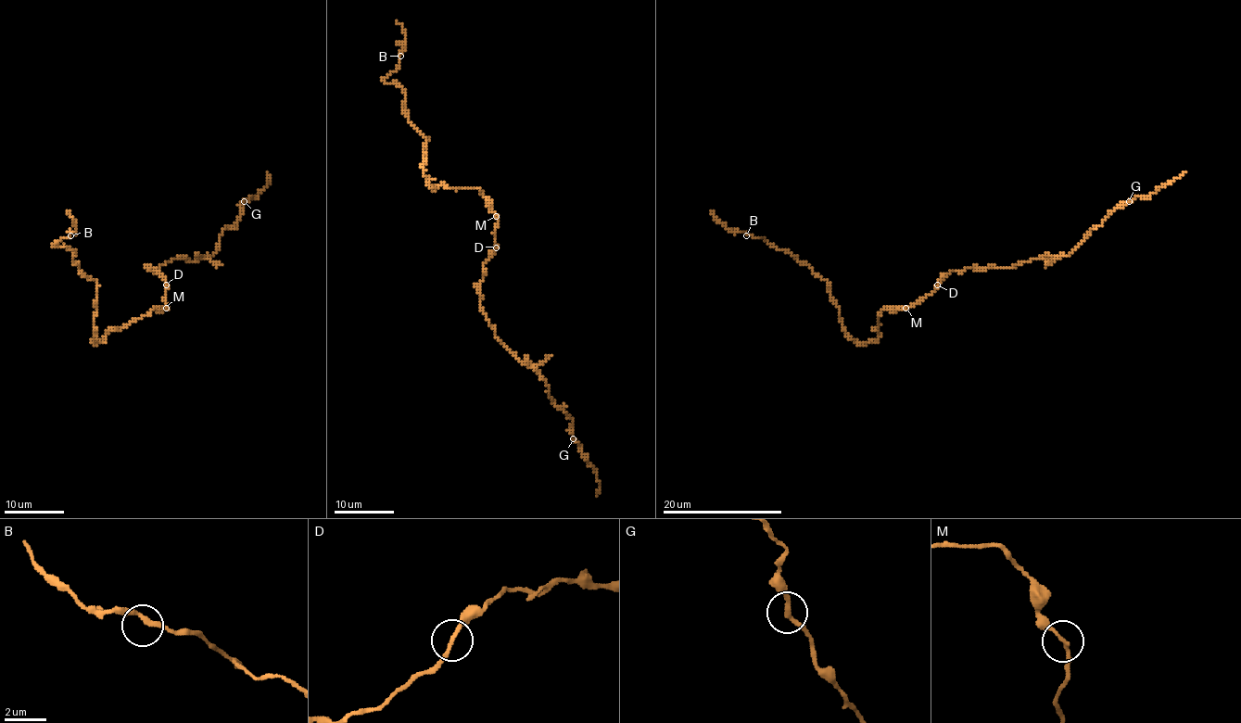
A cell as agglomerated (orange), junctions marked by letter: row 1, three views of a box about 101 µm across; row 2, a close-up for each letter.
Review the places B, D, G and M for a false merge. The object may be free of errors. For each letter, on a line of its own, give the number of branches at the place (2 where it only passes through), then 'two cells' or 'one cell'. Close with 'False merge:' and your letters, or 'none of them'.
B: branches 2; one cell
D: branches 2; one cell
G: branches 2; one cell
M: branches 2; one cell
False merge: none of them

